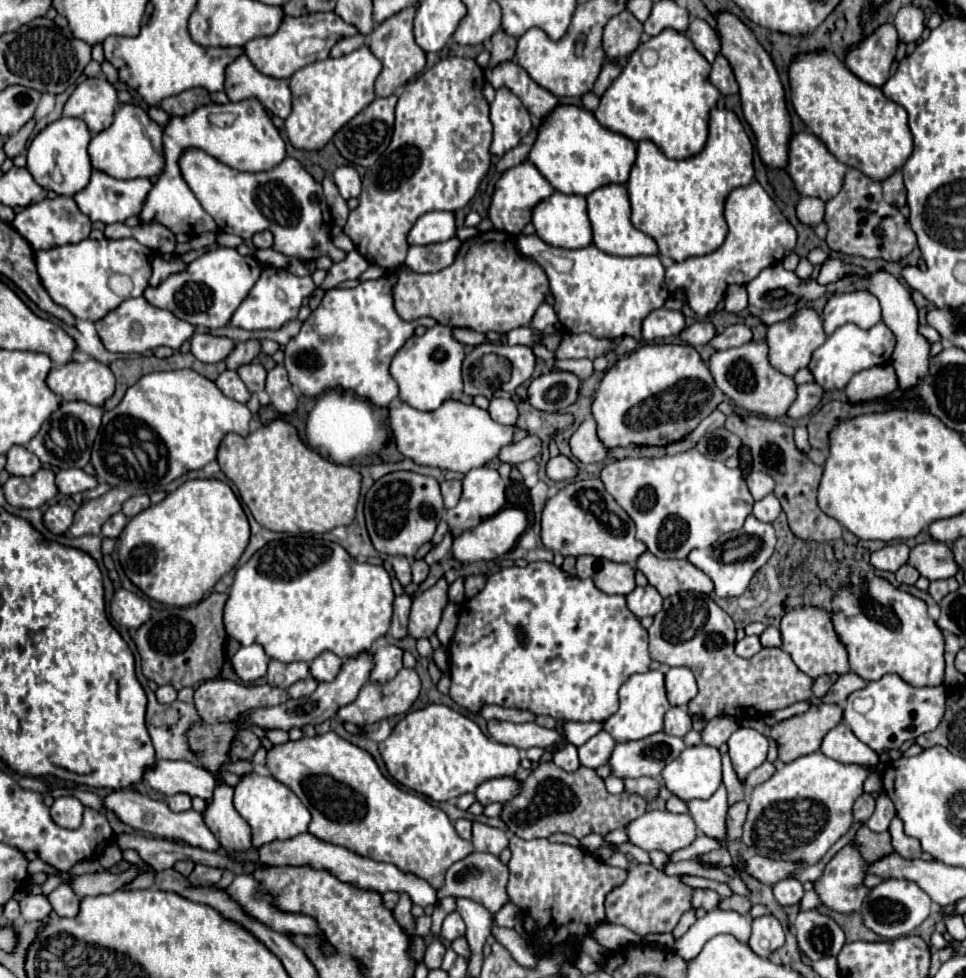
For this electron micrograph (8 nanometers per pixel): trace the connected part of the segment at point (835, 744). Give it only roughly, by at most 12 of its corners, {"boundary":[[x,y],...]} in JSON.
{"boundary":[[844,723],[826,733],[820,751],[840,763],[878,763],[878,753]]}

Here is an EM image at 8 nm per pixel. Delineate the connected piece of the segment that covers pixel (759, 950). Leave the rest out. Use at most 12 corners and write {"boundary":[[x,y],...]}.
{"boundary":[[774,915],[752,921],[750,949],[768,957],[784,945],[784,929]]}

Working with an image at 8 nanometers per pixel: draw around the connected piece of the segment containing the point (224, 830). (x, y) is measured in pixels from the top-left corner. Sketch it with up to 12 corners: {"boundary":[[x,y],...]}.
{"boundary":[[218,785],[202,813],[228,853],[252,849],[252,829],[232,805],[234,789]]}

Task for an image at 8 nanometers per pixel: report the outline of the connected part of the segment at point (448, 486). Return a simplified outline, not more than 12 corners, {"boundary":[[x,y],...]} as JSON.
{"boundary":[[444,481],[442,497],[450,509],[458,503],[462,493],[460,481]]}

